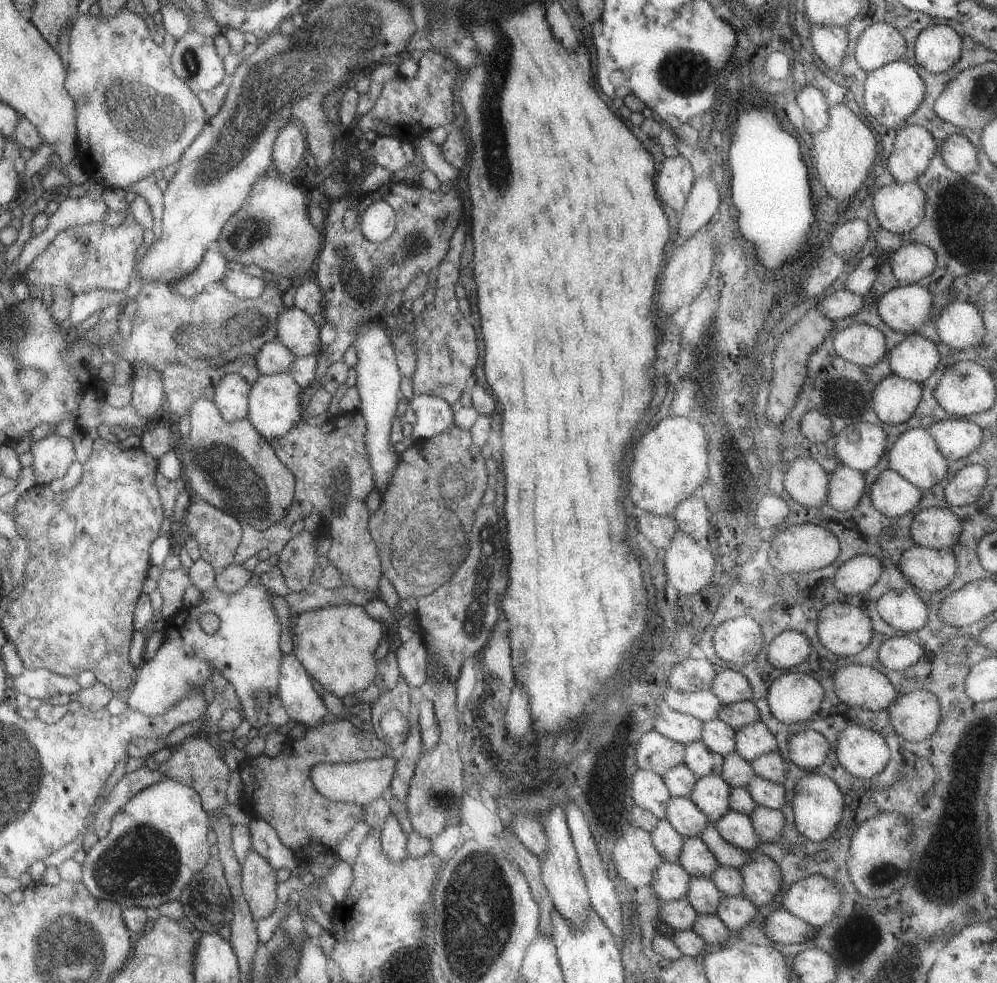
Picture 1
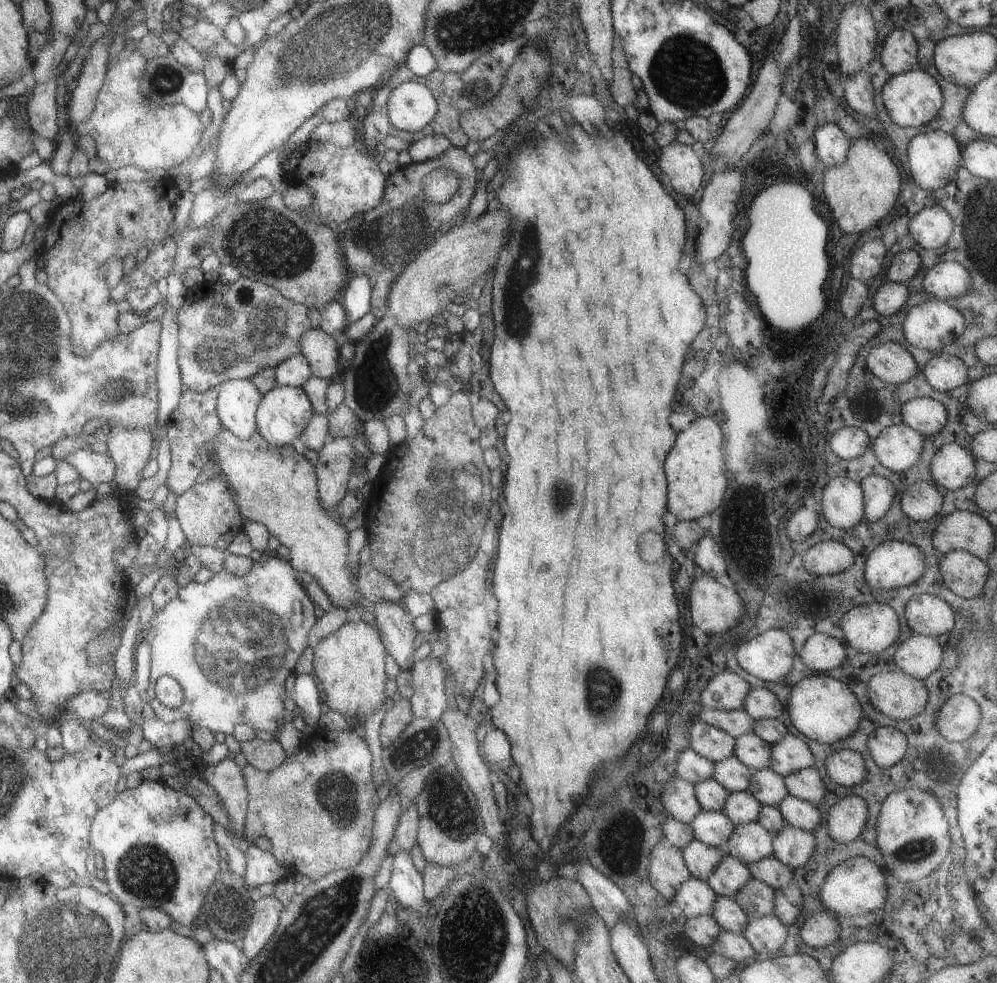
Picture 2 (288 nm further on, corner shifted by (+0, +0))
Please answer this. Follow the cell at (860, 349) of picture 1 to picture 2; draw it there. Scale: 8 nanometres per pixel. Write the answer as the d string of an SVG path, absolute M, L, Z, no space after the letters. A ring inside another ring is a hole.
M895 342L871 348L865 356L865 366L875 378L893 386L909 382L919 372L915 358Z

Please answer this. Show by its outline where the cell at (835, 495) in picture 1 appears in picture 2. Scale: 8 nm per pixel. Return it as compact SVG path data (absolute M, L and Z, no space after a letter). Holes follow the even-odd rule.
M867 476L859 484L865 498L865 522L877 524L877 520L887 516L895 498L899 498L897 488L883 476Z

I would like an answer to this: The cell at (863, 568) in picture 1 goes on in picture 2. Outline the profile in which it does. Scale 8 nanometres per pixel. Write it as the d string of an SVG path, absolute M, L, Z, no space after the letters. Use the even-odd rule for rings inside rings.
M909 542L879 544L865 560L863 578L877 590L899 590L915 584L925 572L925 556Z

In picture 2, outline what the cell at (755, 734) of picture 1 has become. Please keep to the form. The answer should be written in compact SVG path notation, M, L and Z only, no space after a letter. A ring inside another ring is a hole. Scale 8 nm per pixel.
M787 734L783 740L779 740L771 746L769 770L777 772L781 778L807 770L807 768L813 768L813 756L799 738Z

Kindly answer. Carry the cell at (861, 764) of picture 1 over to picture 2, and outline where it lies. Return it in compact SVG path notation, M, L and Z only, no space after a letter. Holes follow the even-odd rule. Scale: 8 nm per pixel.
M881 726L867 738L867 754L881 768L893 766L899 760L903 760L907 748L909 748L907 736L891 726L885 728Z

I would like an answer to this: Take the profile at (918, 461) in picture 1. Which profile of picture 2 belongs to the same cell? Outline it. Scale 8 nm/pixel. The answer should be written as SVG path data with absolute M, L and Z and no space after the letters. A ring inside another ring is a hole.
M959 444L941 446L929 464L933 484L939 490L951 490L951 492L969 486L975 476L973 462L975 458L963 446Z

